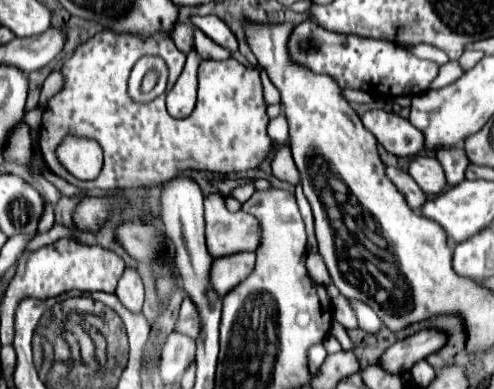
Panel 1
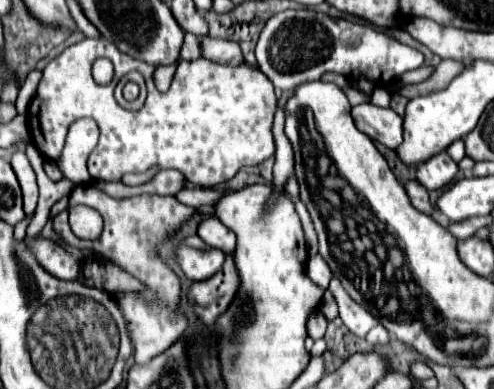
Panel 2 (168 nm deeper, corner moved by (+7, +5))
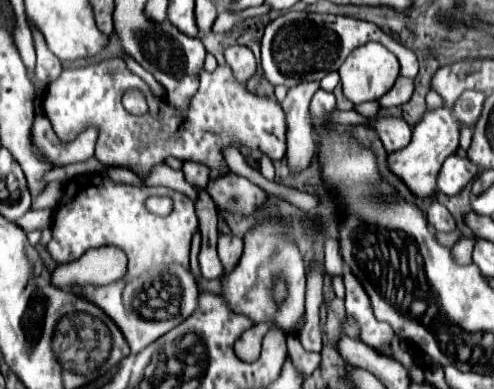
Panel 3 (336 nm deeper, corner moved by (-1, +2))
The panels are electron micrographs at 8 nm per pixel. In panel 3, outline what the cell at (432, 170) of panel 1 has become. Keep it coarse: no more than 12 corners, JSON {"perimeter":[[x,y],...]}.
{"perimeter":[[458,154],[442,164],[436,188],[458,194],[478,168]]}

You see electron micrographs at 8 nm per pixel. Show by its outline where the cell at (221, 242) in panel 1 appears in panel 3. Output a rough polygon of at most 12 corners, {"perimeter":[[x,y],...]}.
{"perimeter":[[220,234],[218,256],[232,272],[242,254],[242,238]]}

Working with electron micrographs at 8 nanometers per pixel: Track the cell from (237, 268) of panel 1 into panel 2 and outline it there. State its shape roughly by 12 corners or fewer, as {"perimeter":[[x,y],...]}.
{"perimeter":[[198,235],[178,249],[182,271],[192,281],[210,279],[226,255]]}

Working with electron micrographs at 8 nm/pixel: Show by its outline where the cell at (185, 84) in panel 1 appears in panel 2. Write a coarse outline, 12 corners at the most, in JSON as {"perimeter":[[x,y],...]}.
{"perimeter":[[176,65],[156,67],[158,91],[168,91]]}

